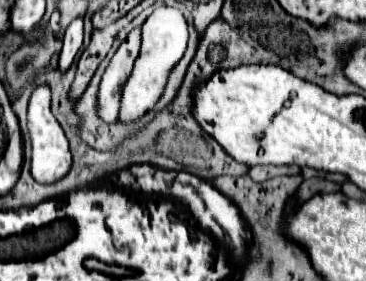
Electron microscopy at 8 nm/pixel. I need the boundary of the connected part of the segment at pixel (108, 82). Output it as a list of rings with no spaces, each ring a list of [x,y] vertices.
[[[140,27],[134,29],[128,39],[118,47],[114,57],[110,59],[98,89],[98,117],[104,123],[116,123],[118,119],[118,101],[122,93],[122,85],[130,77],[132,65],[140,51]]]

